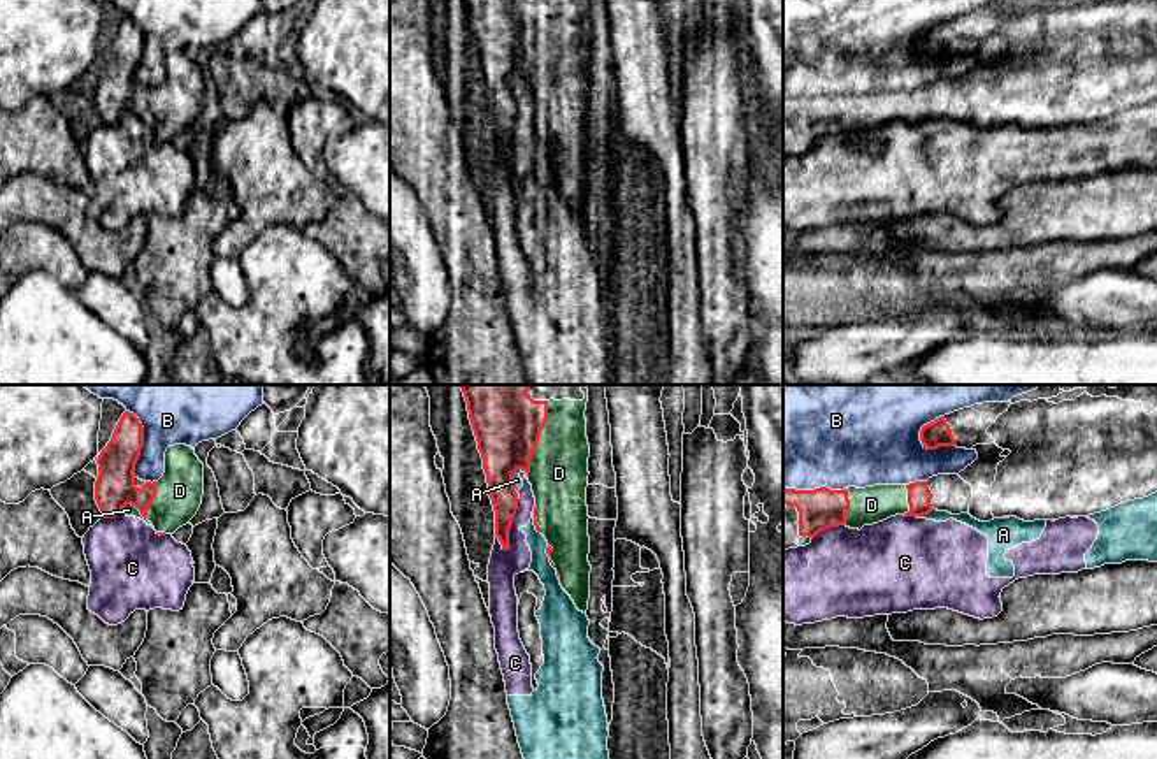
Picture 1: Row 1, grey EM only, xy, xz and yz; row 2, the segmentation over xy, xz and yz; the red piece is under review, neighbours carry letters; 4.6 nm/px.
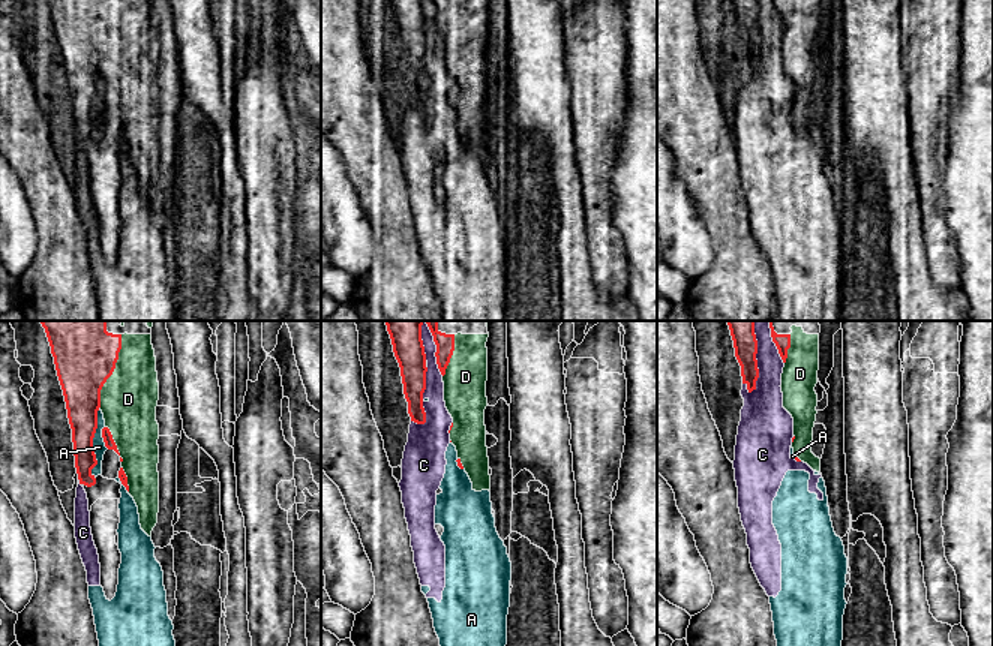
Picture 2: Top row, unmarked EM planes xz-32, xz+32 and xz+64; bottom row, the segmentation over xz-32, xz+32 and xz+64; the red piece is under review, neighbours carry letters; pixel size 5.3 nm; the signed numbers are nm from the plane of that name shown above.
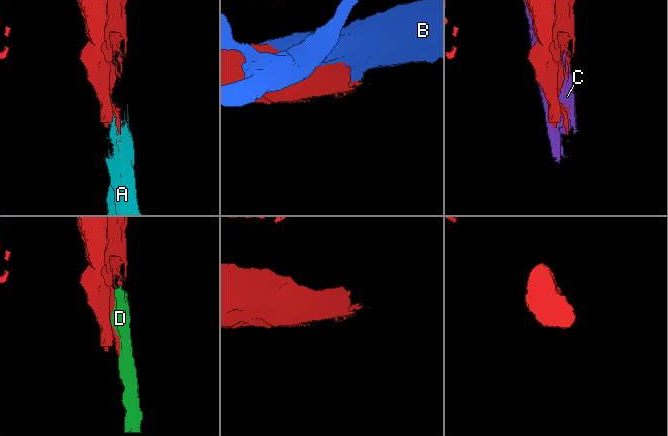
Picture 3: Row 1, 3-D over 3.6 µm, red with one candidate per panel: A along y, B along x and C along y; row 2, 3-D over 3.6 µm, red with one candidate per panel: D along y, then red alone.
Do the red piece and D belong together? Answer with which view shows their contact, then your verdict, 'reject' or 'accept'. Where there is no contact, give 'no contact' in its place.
xz | accept

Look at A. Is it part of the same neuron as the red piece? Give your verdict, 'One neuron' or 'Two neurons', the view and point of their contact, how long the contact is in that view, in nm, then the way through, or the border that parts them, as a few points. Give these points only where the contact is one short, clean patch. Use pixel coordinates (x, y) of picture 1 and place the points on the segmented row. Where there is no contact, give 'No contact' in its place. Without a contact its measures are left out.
Two neurons. Touches red at xy (134, 505). Shared border 140 nm

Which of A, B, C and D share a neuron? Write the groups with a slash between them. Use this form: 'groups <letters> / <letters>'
groups A C / B / D

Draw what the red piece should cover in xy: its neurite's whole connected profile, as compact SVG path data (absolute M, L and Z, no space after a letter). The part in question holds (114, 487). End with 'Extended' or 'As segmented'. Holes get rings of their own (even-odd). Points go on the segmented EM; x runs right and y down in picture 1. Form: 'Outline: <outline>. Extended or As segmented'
Outline: M125 411L97 459L95 501L104 518L114 518L132 504L153 524L156 534L174 534L190 524L202 504L204 464L191 446L169 446L163 476L139 488L133 471L142 446L144 427L133 413Z. Extended

